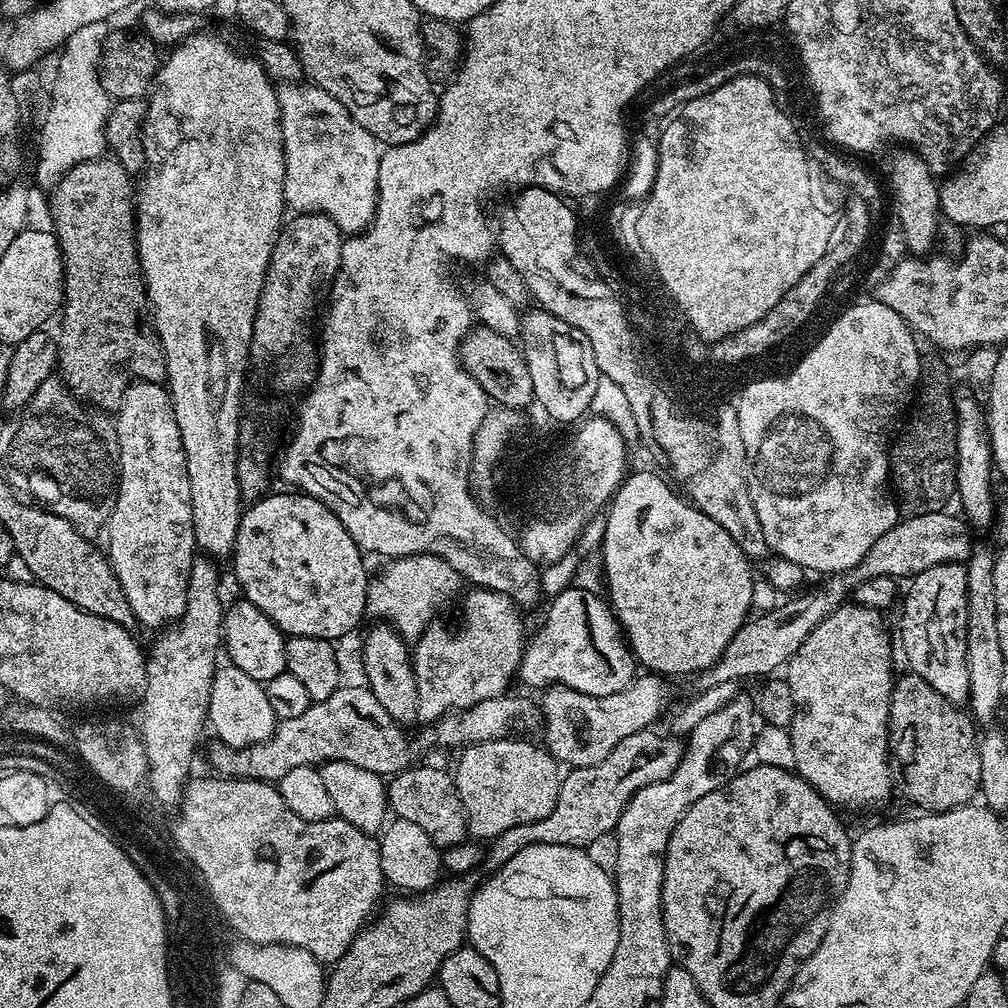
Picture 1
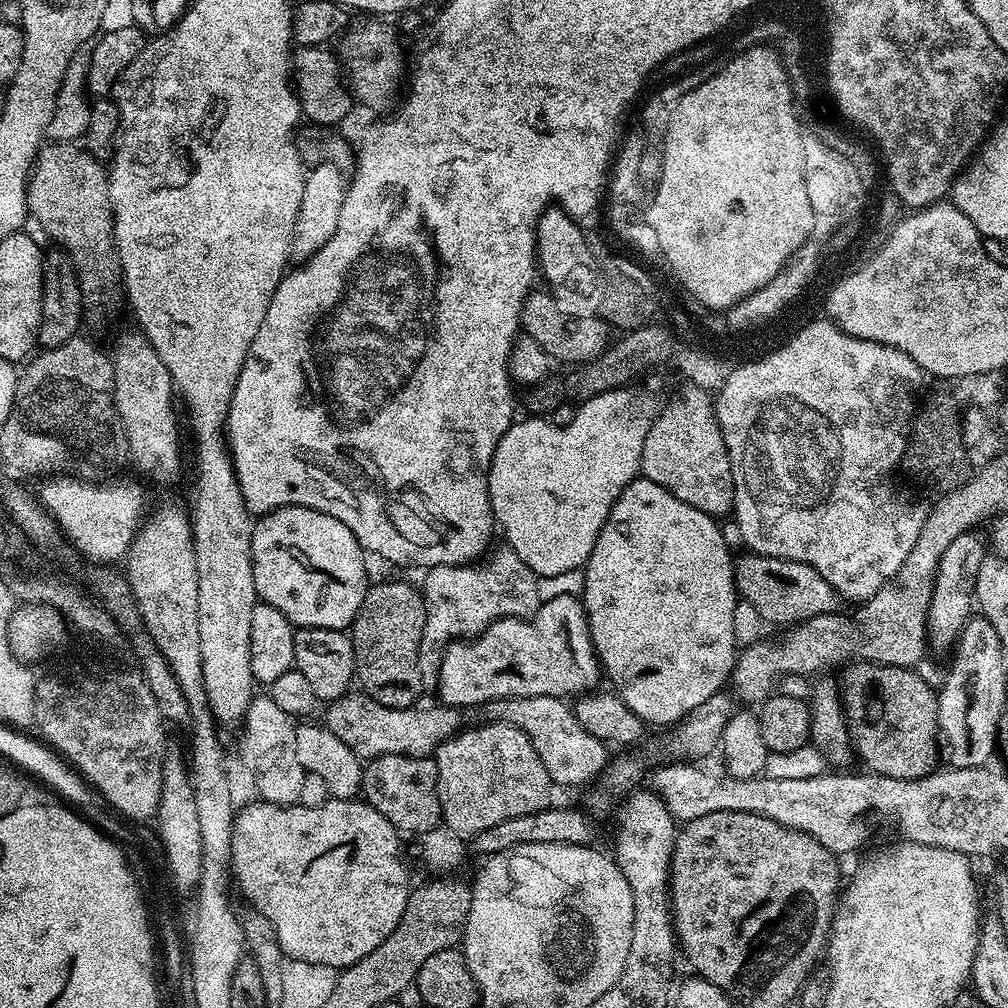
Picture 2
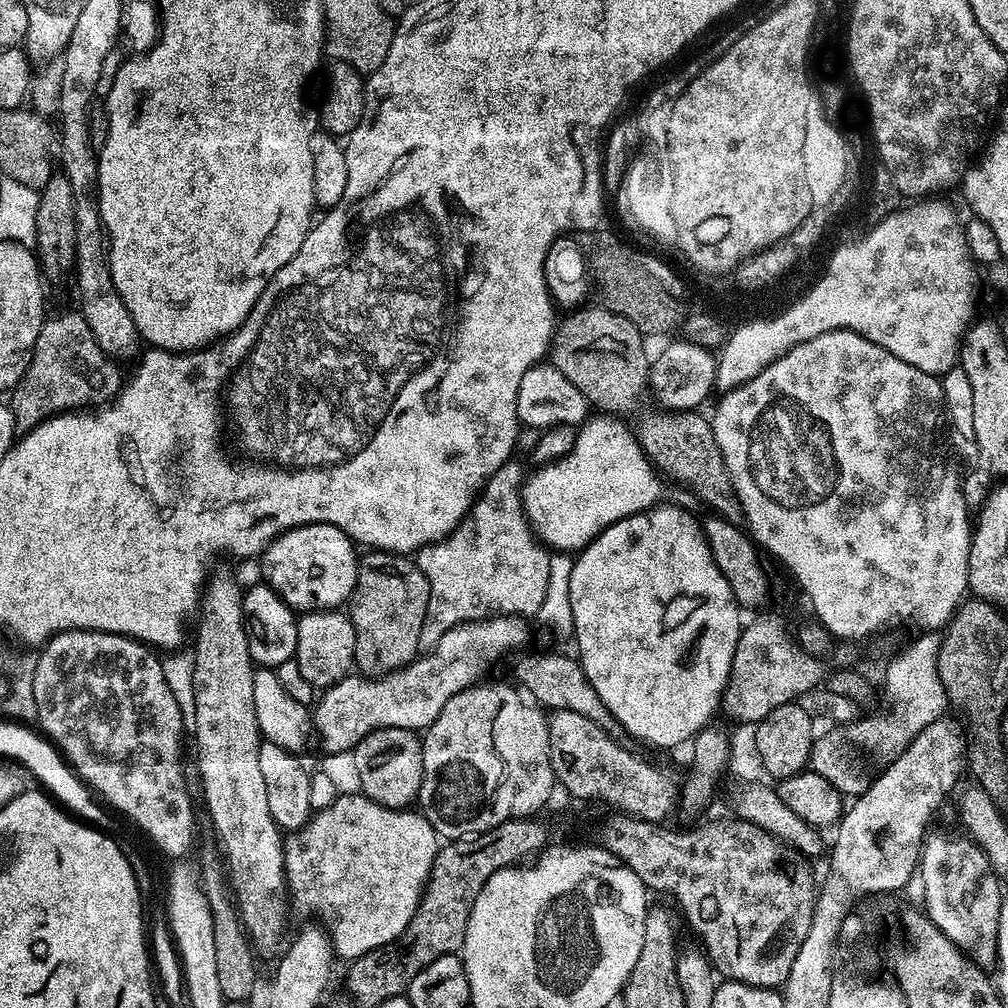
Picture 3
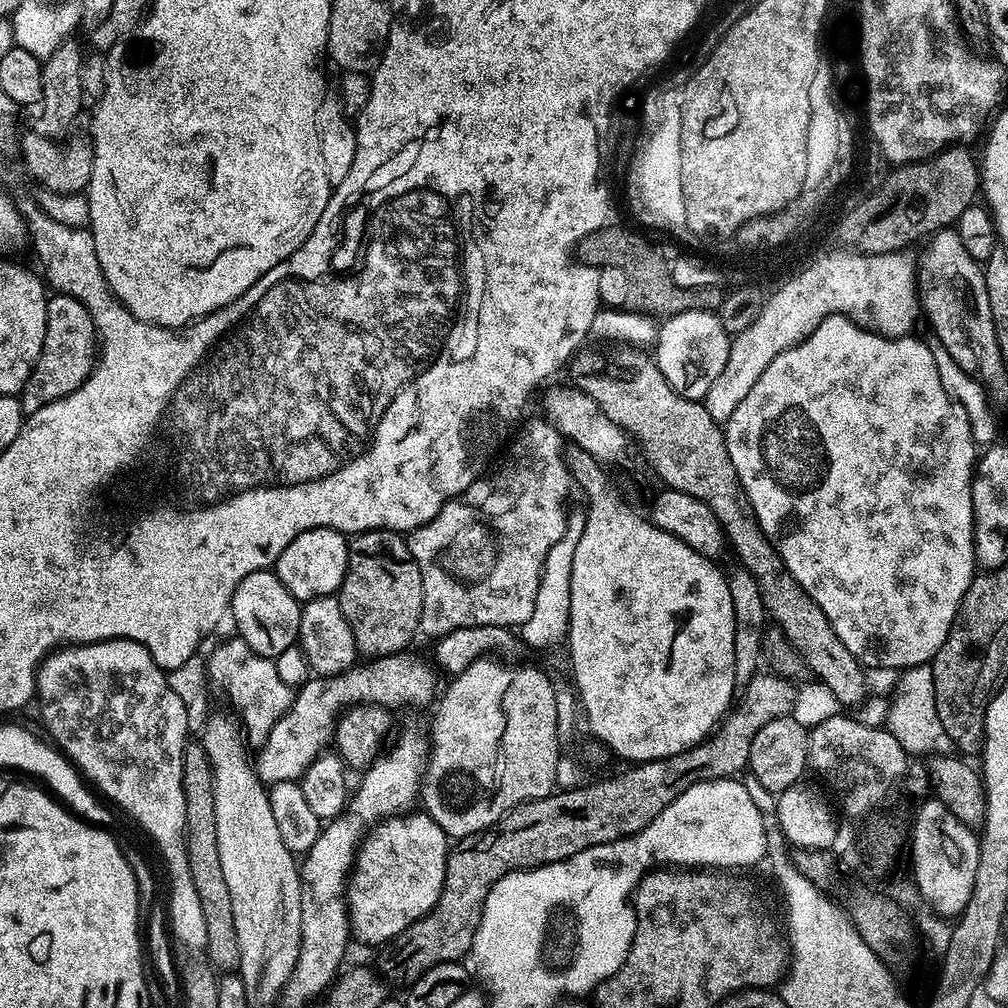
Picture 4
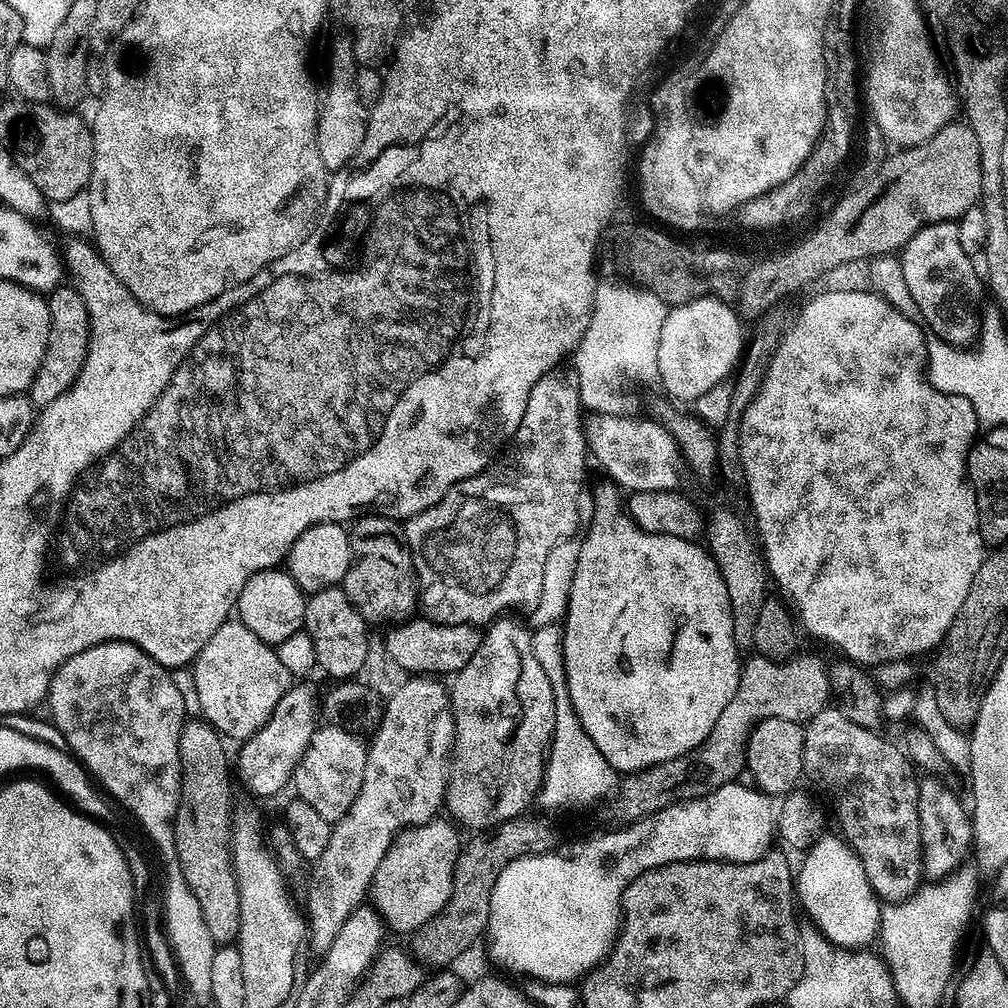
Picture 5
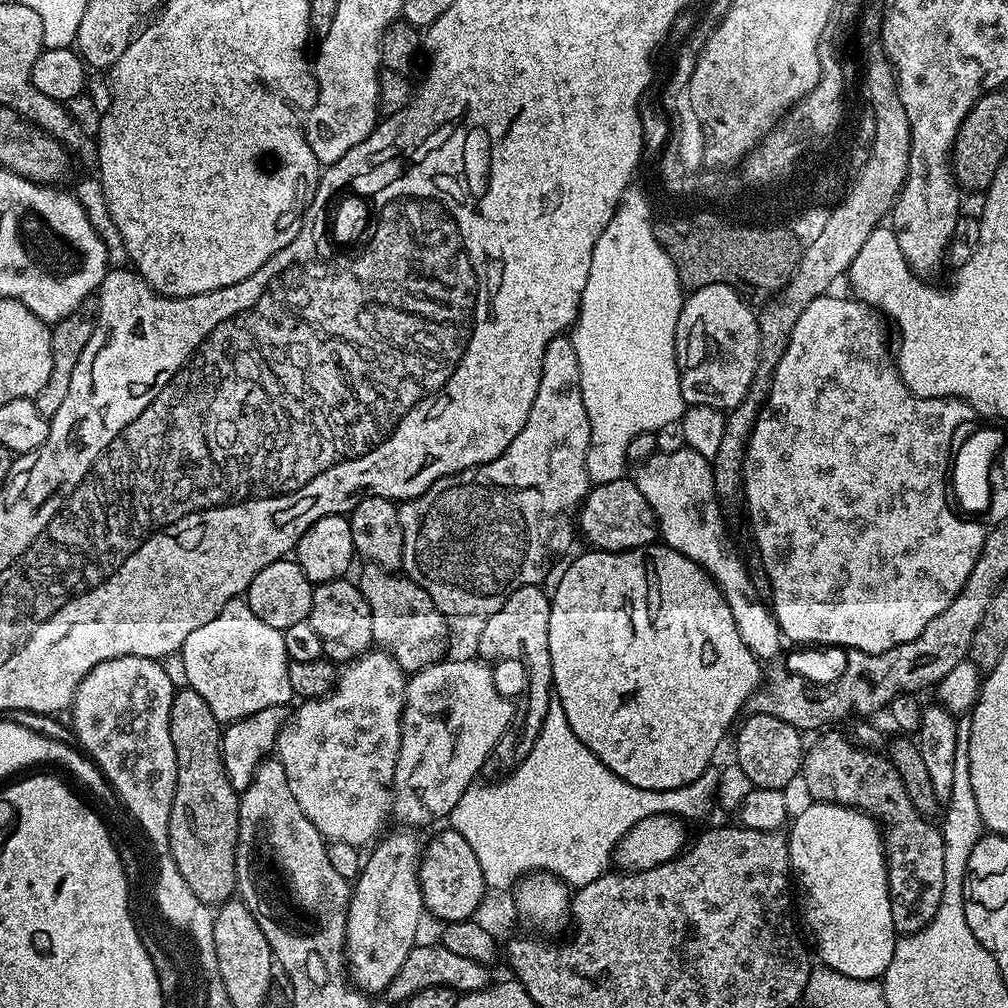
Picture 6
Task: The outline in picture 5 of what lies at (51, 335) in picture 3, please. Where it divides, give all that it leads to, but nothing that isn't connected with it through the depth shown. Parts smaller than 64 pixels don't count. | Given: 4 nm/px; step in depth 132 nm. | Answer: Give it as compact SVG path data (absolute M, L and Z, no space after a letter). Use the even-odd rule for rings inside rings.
M61 286L47 293L46 299L50 310L50 338L46 342L42 366L30 389L30 399L36 410L50 406L54 398L63 396L71 388L86 362L90 338L90 314L86 310L86 302L82 302L82 294L78 294L76 288Z

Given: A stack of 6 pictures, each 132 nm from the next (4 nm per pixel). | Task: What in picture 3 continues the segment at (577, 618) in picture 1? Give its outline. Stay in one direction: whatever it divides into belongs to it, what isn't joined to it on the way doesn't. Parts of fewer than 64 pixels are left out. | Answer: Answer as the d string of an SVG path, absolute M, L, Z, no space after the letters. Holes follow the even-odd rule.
M489 616L486 620L471 620L465 624L454 626L446 630L438 638L435 648L417 655L416 659L407 668L400 668L397 672L392 672L388 676L381 678L361 678L356 674L349 674L333 684L331 688L323 689L324 696L314 708L314 732L324 743L324 748L328 752L351 753L366 734L370 734L379 728L411 728L413 730L423 730L428 728L442 714L442 706L467 688L474 688L485 679L488 672L488 664L503 658L507 652L512 652L515 648L520 648L528 640L529 621L522 616Z

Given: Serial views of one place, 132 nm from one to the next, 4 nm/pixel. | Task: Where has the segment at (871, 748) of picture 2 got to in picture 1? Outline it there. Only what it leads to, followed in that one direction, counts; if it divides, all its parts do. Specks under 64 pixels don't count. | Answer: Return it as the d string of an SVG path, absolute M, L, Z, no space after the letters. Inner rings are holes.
M907 675L893 683L888 715L888 759L894 788L921 813L949 812L980 792L982 762L977 725L967 711L942 698L930 682Z

